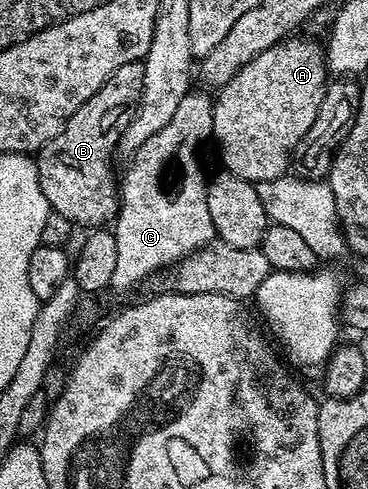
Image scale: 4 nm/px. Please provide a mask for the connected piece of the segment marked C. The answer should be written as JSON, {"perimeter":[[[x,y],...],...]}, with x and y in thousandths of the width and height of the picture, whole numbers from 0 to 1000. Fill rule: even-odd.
{"perimeter":[[[538,182],[492,204],[448,262],[353,317],[356,342],[329,364],[323,436],[307,456],[318,550],[307,554],[304,595],[356,593],[408,560],[429,562],[440,544],[473,546],[530,511],[587,493],[563,407],[568,364],[552,358],[552,323],[541,317],[576,280],[584,213],[571,190]]]}

